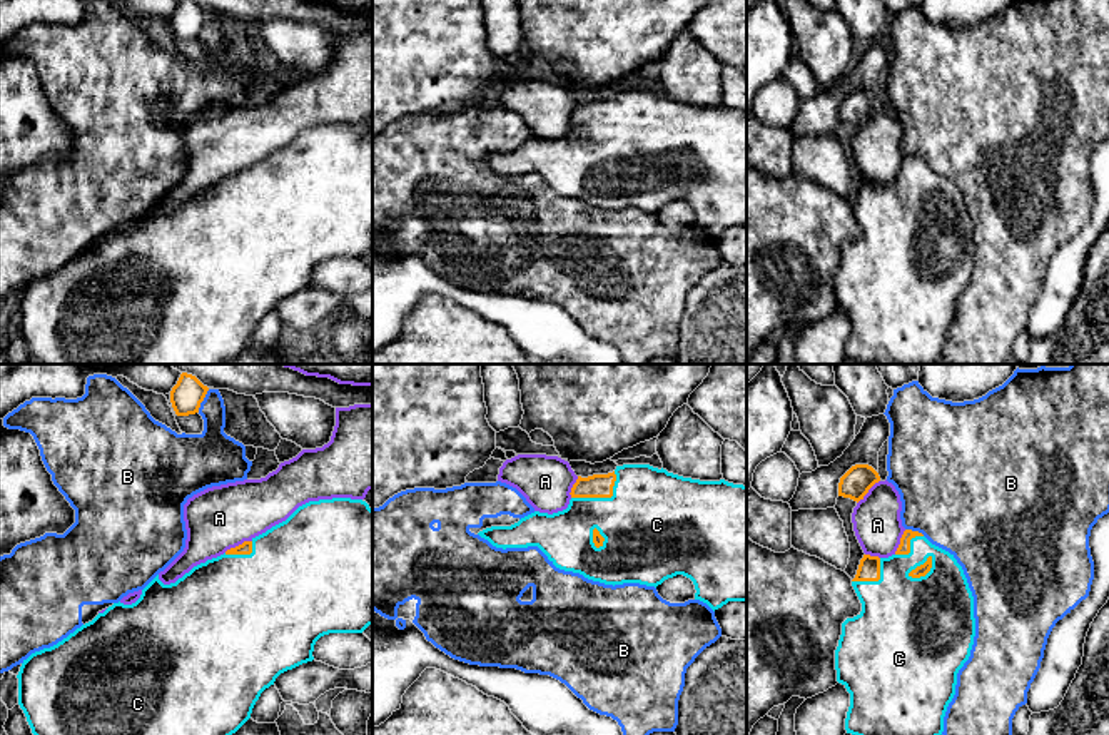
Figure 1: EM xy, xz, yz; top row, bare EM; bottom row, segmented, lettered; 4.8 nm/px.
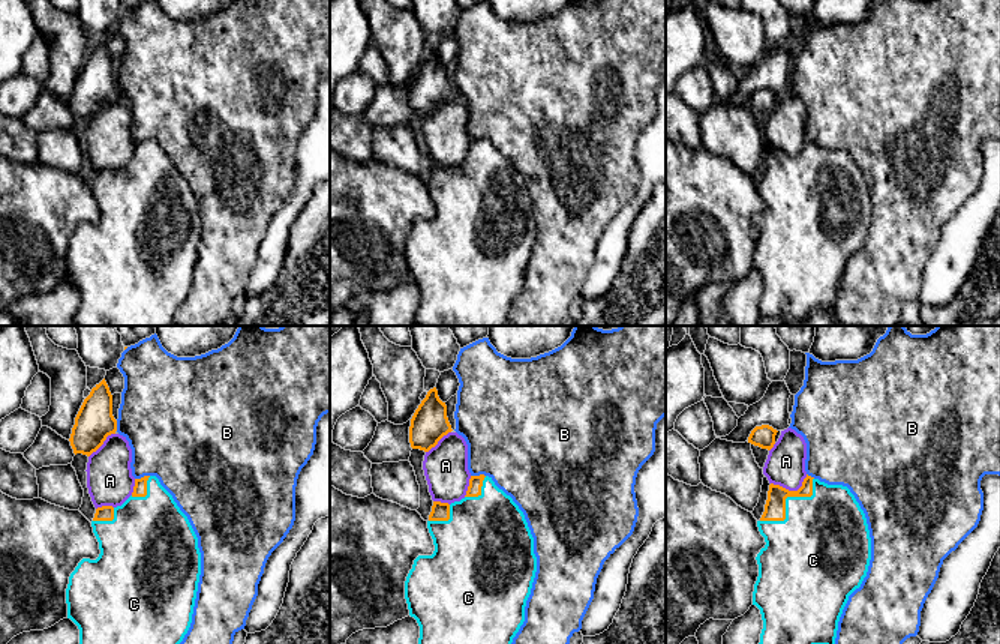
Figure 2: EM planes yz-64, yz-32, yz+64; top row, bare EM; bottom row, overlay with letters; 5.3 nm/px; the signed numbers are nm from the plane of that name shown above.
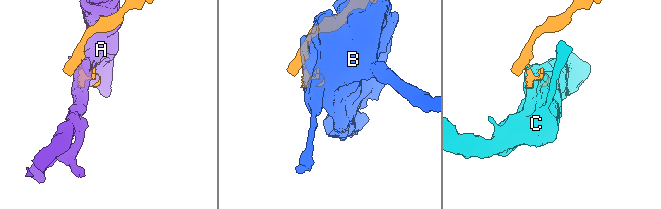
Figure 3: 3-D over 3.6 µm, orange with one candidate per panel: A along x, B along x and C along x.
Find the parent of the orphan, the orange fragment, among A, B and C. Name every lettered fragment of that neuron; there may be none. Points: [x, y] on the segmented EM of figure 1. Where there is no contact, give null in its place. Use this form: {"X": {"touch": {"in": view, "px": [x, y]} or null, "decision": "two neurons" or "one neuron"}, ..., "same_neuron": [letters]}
{"A": {"touch": {"in": "xy", "px": [239, 545]}, "decision": "two neurons"}, "B": {"touch": {"in": "xy", "px": [202, 400]}, "decision": "two neurons"}, "C": {"touch": {"in": "xz", "px": [603, 496]}, "decision": "one neuron"}, "same_neuron": ["C"]}

